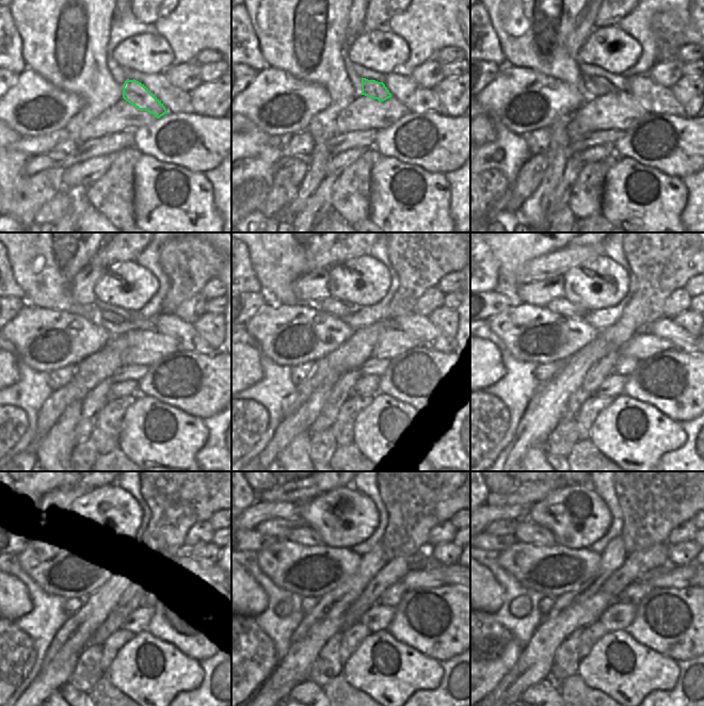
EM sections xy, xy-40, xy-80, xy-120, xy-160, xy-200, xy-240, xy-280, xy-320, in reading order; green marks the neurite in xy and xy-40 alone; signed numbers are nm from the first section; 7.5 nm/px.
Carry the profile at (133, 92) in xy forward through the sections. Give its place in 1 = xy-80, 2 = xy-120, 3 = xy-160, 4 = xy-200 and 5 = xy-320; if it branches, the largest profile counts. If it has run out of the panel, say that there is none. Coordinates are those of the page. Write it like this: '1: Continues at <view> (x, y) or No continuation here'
1: Continues at xy-80 (598, 81)
2: Continues at xy-120 (108, 316)
3: Continues at xy-160 (334, 307)
4: Continues at xy-200 (560, 305)
5: Continues at xy-320 (526, 531)

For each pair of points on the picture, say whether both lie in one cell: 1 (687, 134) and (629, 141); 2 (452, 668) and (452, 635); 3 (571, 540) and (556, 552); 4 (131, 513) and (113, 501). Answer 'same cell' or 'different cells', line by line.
1: same cell
2: different cells
3: different cells
4: same cell

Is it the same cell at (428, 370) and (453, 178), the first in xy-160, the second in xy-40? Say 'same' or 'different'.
different

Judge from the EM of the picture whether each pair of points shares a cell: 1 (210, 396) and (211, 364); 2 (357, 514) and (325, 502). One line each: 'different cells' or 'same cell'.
1: same cell
2: same cell

